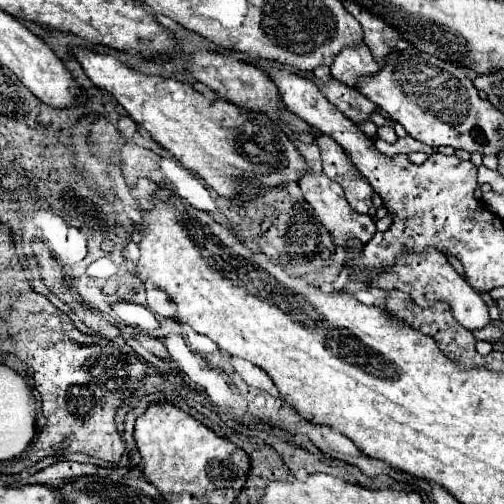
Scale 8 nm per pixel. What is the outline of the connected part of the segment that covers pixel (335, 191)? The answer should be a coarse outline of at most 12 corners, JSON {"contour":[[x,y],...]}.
{"contour":[[324,172],[298,184],[336,246],[366,244],[376,232],[370,216],[354,212],[342,186]]}

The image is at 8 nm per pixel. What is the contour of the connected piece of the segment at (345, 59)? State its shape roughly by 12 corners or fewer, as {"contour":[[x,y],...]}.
{"contour":[[364,44],[342,48],[332,78],[356,86],[360,74],[374,74],[378,62]]}

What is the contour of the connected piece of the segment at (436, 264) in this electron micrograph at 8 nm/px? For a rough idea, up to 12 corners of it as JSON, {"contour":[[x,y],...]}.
{"contour":[[436,248],[400,252],[368,276],[422,308],[450,304],[468,330],[490,322],[480,294]]}

